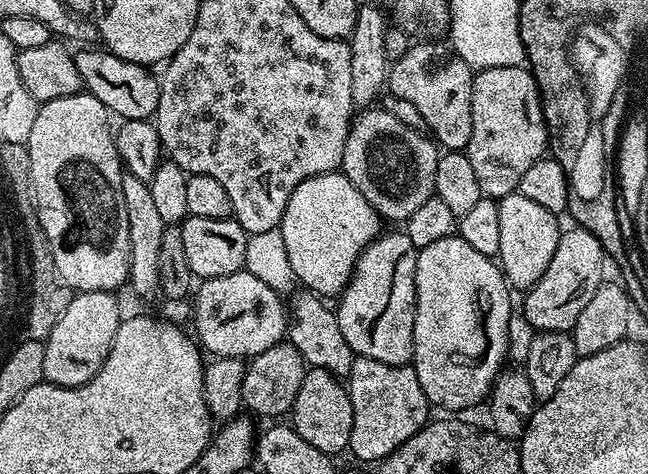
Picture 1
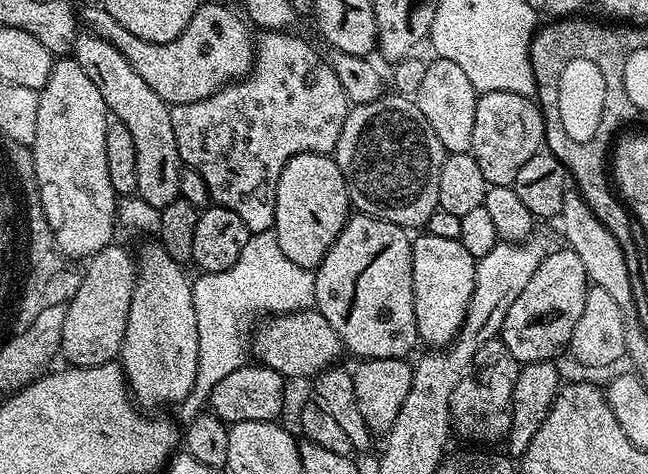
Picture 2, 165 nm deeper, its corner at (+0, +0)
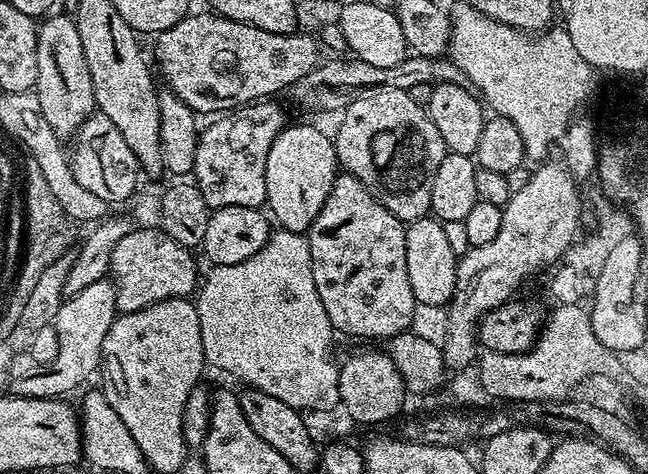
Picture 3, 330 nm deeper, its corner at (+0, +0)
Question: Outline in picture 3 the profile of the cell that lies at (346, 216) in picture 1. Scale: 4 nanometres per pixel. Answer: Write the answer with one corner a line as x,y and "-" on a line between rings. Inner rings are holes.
312,122
289,123
280,131
278,138
274,138
270,154
266,154
266,208
271,219
275,223
277,220
283,231
307,233
314,218
318,218
337,175
334,140
316,130

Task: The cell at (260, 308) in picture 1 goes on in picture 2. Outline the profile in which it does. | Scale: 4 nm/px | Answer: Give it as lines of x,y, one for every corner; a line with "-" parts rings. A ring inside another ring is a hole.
315,307
304,308
300,312
284,312
281,316
265,319
256,326
256,333
252,332
250,336
251,355
267,368
278,370
285,378
315,378
325,368
335,365
339,361
336,359
340,352
345,351
334,326
330,326
330,322
326,322
326,318
322,318
322,314

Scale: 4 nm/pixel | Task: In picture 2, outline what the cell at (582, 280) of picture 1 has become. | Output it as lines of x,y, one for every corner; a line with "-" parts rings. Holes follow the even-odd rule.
561,246
557,252
549,251
545,255
522,294
518,294
510,310
506,310
504,325
500,327
499,338
520,366
543,360
555,361
567,349
582,306
586,306
589,287
586,269
572,248

